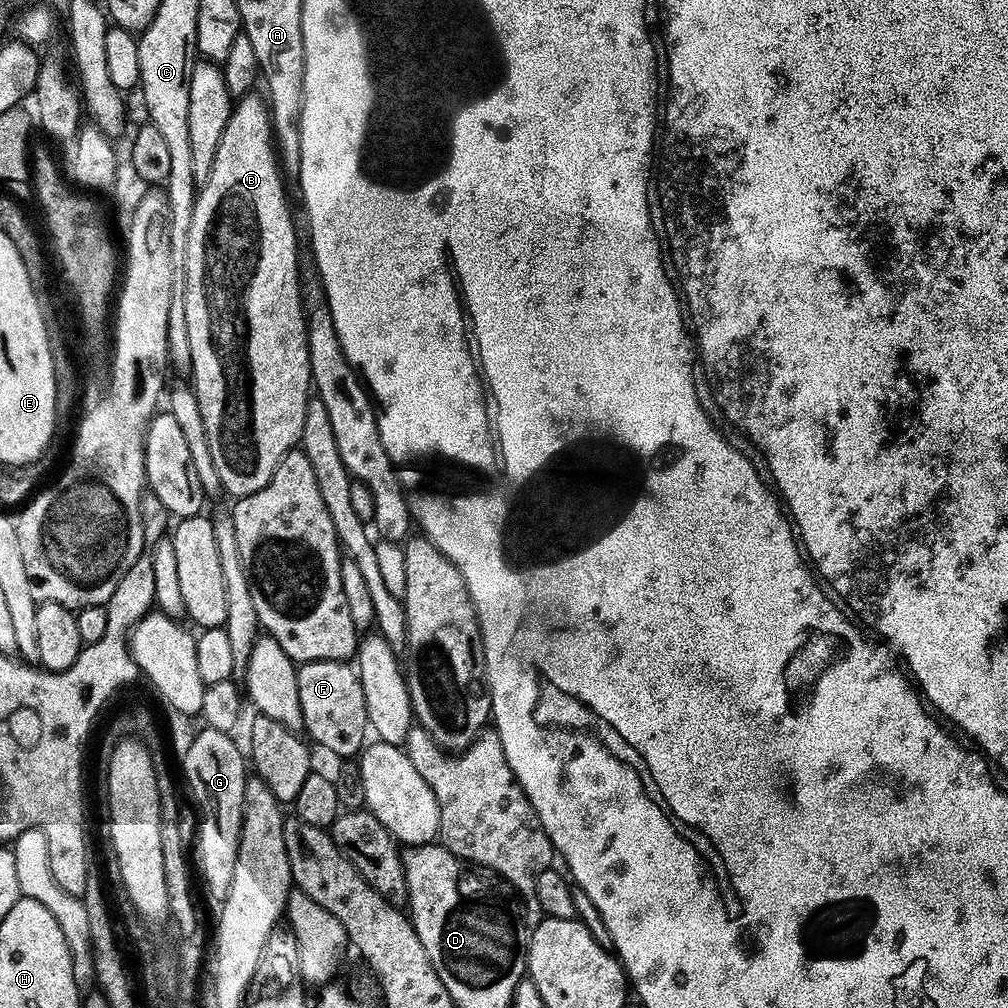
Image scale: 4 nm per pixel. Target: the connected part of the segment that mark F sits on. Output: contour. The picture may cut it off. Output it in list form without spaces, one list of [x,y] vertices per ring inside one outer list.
[[[343,659],[310,660],[299,665],[298,702],[302,702],[303,731],[308,731],[324,748],[329,748],[336,756],[352,758],[365,747],[364,731],[369,731],[366,702],[362,694],[360,673],[351,663],[343,664]]]

